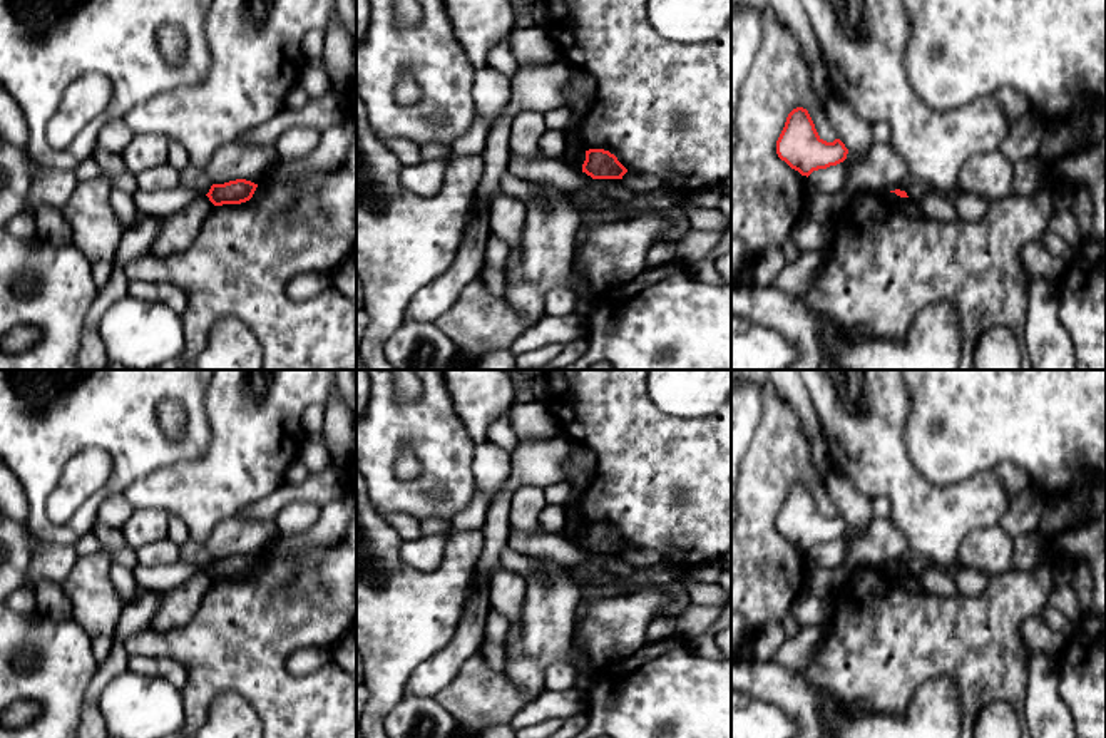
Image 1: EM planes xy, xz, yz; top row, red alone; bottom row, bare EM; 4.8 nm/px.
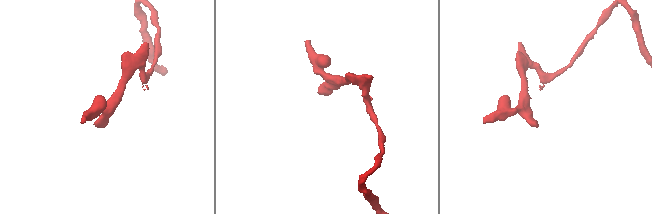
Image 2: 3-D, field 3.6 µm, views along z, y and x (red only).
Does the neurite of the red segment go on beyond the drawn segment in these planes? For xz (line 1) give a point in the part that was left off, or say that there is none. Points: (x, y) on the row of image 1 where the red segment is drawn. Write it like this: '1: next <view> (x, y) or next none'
1: next none

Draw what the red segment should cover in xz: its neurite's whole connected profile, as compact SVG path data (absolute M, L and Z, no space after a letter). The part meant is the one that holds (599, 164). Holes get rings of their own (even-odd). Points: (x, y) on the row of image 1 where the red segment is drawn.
M589 149L586 151L582 172L592 179L622 179L627 169L609 151Z

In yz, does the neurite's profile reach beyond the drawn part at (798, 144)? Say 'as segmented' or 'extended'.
as segmented

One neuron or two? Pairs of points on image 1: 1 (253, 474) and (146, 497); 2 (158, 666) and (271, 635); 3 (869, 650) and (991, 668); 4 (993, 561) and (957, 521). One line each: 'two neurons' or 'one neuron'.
1: one neuron
2: two neurons
3: one neuron
4: two neurons

